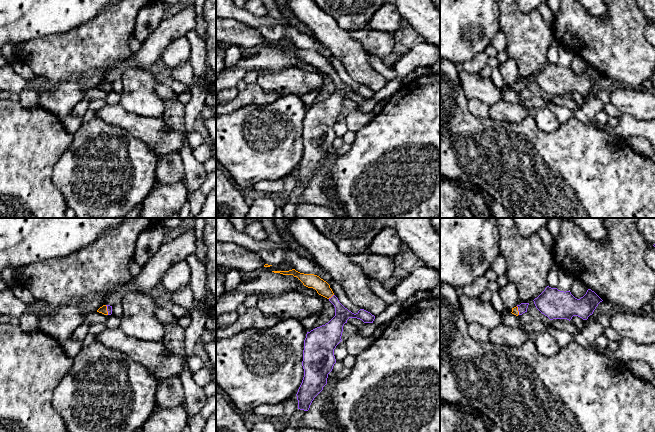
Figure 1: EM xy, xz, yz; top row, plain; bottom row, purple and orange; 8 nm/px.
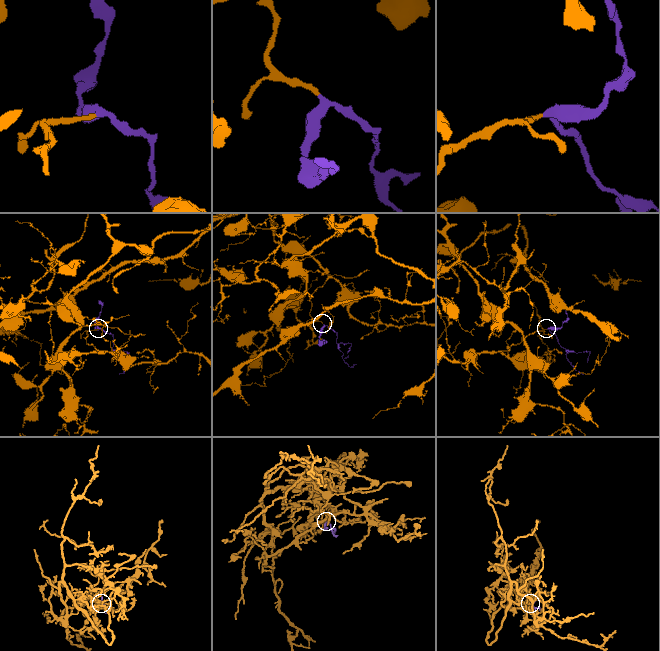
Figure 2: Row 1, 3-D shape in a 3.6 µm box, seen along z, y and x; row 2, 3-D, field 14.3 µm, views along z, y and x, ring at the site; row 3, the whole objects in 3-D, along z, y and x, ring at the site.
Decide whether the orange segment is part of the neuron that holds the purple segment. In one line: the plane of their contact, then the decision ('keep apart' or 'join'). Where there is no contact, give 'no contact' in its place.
meets purple in xz; join

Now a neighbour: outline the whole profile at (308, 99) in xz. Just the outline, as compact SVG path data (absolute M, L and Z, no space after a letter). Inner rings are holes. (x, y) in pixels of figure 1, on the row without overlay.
M318 88L314 91L308 92L307 94L301 95L301 100L303 101L306 107L310 107L313 105L317 95L319 94L321 88Z

